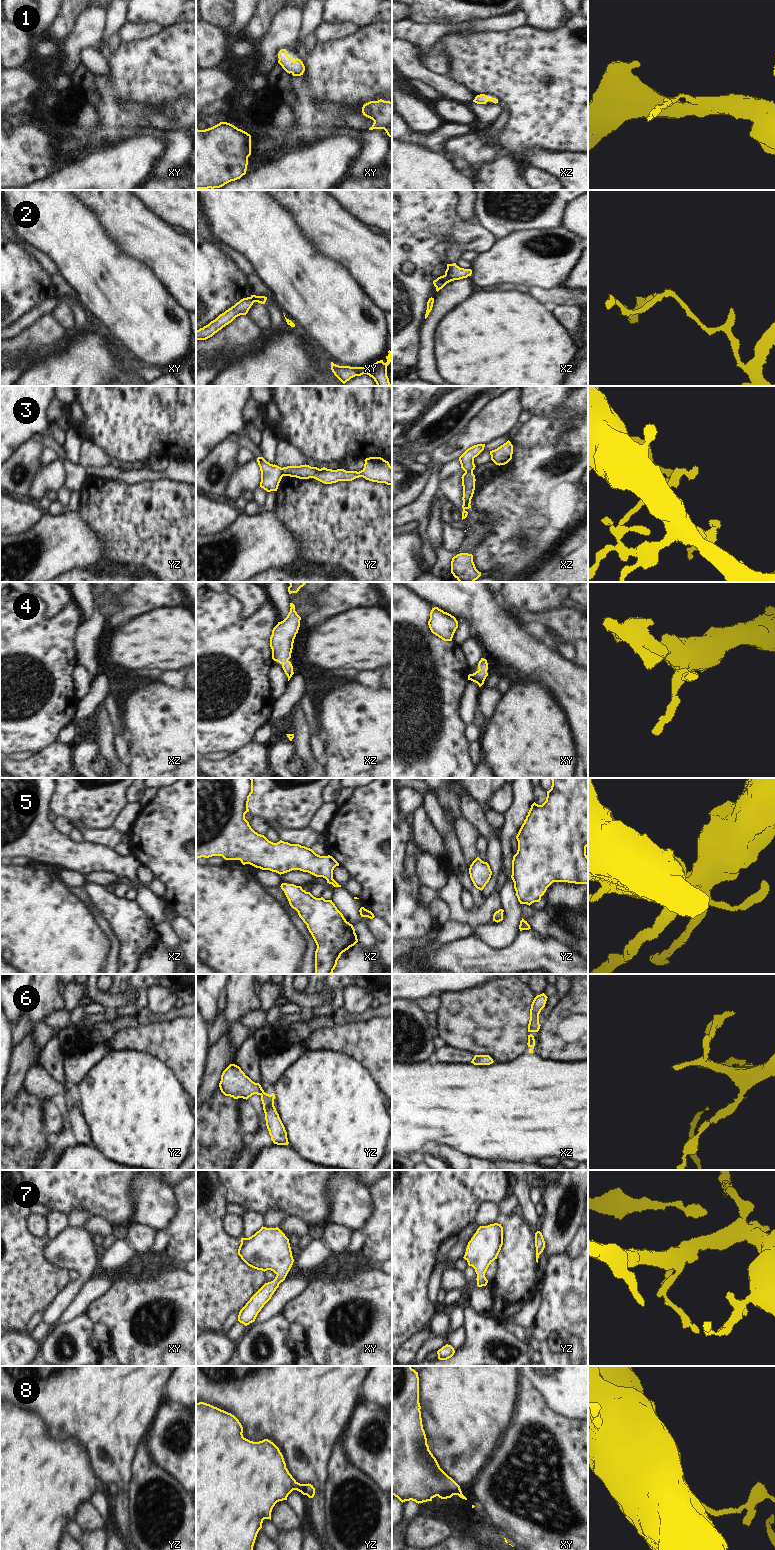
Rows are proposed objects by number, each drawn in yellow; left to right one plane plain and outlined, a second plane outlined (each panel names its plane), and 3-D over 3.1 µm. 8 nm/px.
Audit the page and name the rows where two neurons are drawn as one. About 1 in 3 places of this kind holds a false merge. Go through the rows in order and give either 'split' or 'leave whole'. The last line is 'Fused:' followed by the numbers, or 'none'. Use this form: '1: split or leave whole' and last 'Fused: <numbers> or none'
1: leave whole
2: split
3: split
4: leave whole
5: leave whole
6: split
7: leave whole
8: leave whole
Fused: 2, 3, 6

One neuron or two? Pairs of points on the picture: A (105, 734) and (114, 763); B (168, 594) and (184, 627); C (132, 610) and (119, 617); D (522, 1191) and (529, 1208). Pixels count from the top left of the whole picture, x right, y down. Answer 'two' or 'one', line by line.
A: one
B: two
C: one
D: one

